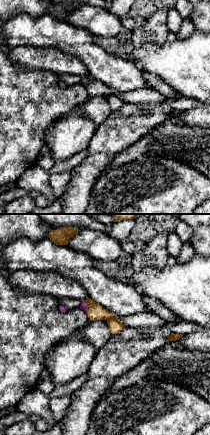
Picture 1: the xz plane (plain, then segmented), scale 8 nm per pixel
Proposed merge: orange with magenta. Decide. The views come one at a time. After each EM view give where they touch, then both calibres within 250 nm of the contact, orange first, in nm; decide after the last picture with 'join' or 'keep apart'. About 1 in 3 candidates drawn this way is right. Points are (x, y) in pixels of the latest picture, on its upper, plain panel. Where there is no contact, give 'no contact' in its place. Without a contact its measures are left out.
contact (88, 82); calibres 140 and 60 nm

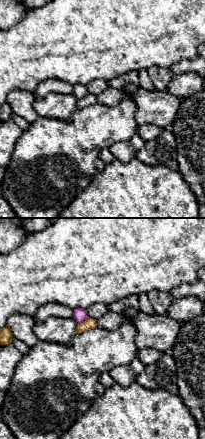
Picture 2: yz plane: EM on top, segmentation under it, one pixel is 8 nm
contact (83, 97); calibres 90 and 110 nm

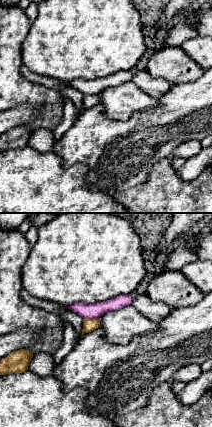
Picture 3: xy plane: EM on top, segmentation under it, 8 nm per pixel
contact (91, 94); calibres 100 and 120 nm

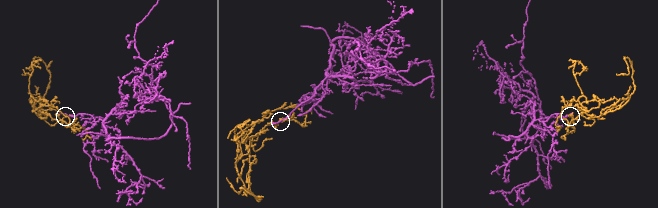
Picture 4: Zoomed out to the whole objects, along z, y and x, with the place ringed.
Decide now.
keep apart

